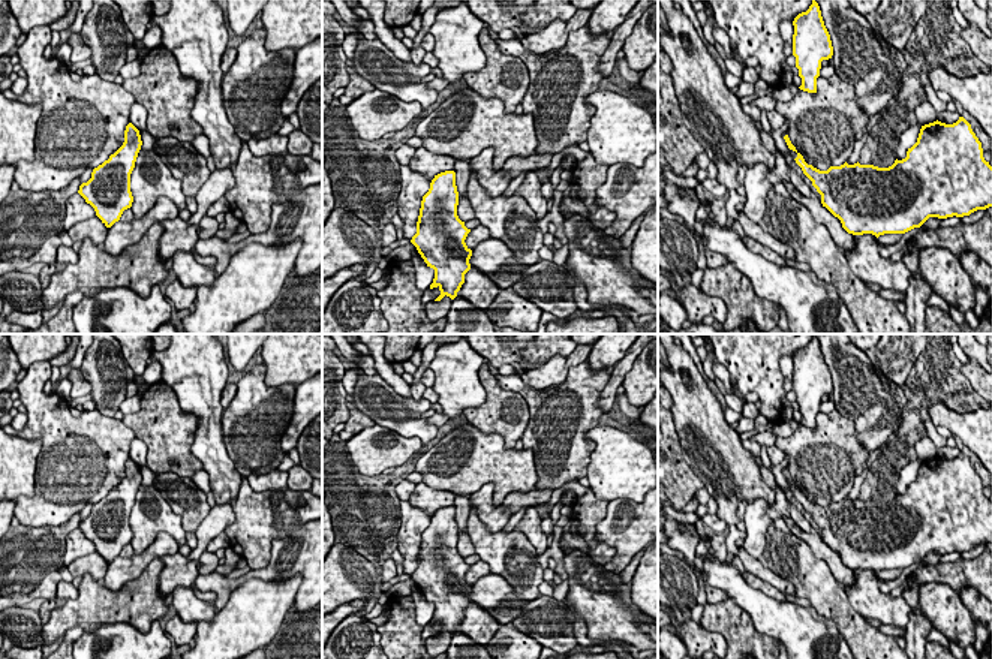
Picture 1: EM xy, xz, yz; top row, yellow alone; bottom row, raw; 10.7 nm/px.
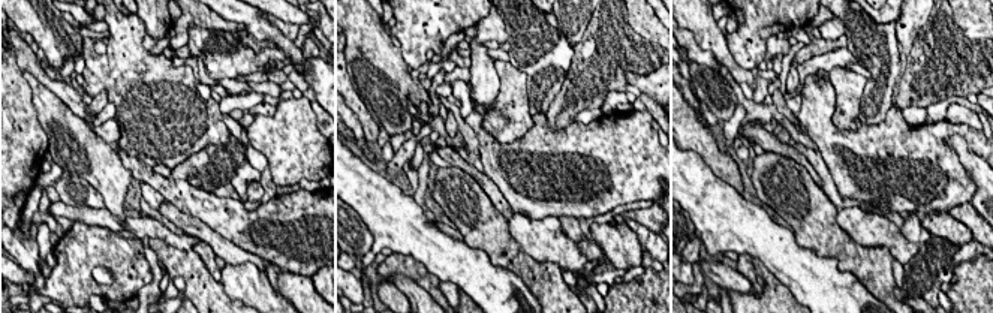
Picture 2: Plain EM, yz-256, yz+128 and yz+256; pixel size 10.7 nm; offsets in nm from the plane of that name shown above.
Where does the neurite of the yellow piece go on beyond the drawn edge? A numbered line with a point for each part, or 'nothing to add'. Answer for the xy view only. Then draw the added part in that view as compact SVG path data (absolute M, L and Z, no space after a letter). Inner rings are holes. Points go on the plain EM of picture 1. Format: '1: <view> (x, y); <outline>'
nothing to add

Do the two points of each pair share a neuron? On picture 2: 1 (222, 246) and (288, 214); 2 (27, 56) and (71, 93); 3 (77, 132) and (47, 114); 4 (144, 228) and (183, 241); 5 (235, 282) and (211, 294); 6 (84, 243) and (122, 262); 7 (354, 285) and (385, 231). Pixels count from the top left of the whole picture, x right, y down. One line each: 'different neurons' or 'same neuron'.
1: different neurons
2: same neuron
3: same neuron
4: same neuron
5: different neurons
6: same neuron
7: different neurons

